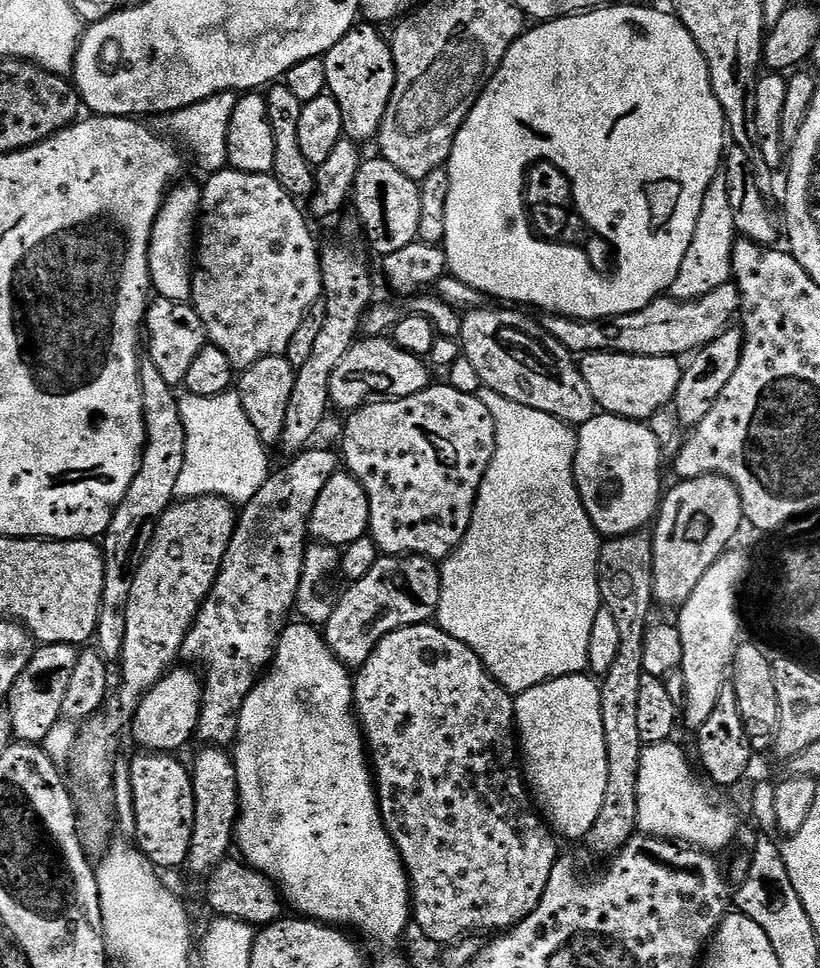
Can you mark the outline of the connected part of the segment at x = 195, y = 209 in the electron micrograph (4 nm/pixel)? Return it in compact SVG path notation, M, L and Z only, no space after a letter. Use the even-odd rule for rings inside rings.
M180 182L164 197L150 238L148 261L156 296L181 302L191 301L194 241L198 236L201 185Z

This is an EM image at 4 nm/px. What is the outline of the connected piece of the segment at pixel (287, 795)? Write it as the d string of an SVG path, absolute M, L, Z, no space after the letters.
M289 622L285 624L276 639L276 652L272 663L263 673L262 679L252 687L250 694L244 699L240 711L240 721L234 741L234 759L236 777L240 791L240 817L236 819L234 844L242 857L243 863L268 877L286 897L286 904L297 908L301 917L315 920L329 926L347 926L353 933L361 932L372 944L381 944L384 948L392 948L400 940L400 935L407 930L412 920L412 890L408 882L408 871L400 857L400 851L394 846L390 834L380 817L380 802L376 799L376 782L370 753L366 747L366 737L357 721L352 703L352 686L354 676L345 668L341 660L330 650L319 627L305 622Z

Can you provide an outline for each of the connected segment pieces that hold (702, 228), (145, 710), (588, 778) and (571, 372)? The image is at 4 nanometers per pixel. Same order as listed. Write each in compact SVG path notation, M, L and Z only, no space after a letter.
M721 170L712 179L710 186L706 186L690 250L686 250L686 258L682 258L678 278L674 278L670 289L672 299L697 300L699 296L710 294L718 290L718 286L729 283L732 280L732 251L737 239L734 210L730 210L730 186L726 186L726 174Z
M176 666L171 669L163 678L149 690L136 708L136 715L133 716L130 725L130 733L141 744L141 749L149 752L163 752L165 754L179 753L179 748L187 742L191 736L197 735L200 727L200 704L204 701L204 689L199 675L191 672L193 669L180 668Z
M588 674L563 676L562 678L554 678L545 684L534 686L515 697L516 731L518 733L518 744L522 749L522 771L527 780L528 791L548 827L552 829L557 837L563 838L565 836L568 840L581 839L583 841L587 837L588 831L594 826L594 822L598 822L598 810L602 810L602 798L606 795L606 734L602 730L600 687L601 685Z
M481 306L463 313L459 336L462 356L474 366L483 387L510 398L510 402L522 402L530 410L542 410L563 424L579 426L598 415L594 394L582 378L577 357L562 346L539 319L531 320L527 311L512 306Z

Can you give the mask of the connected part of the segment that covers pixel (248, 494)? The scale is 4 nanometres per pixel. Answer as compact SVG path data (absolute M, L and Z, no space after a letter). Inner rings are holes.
M239 391L214 394L214 398L184 394L179 401L186 430L186 462L182 462L182 474L178 474L177 497L193 500L199 496L221 496L236 506L248 504L268 481L270 467L264 449L266 441L258 434L254 422L246 418Z

